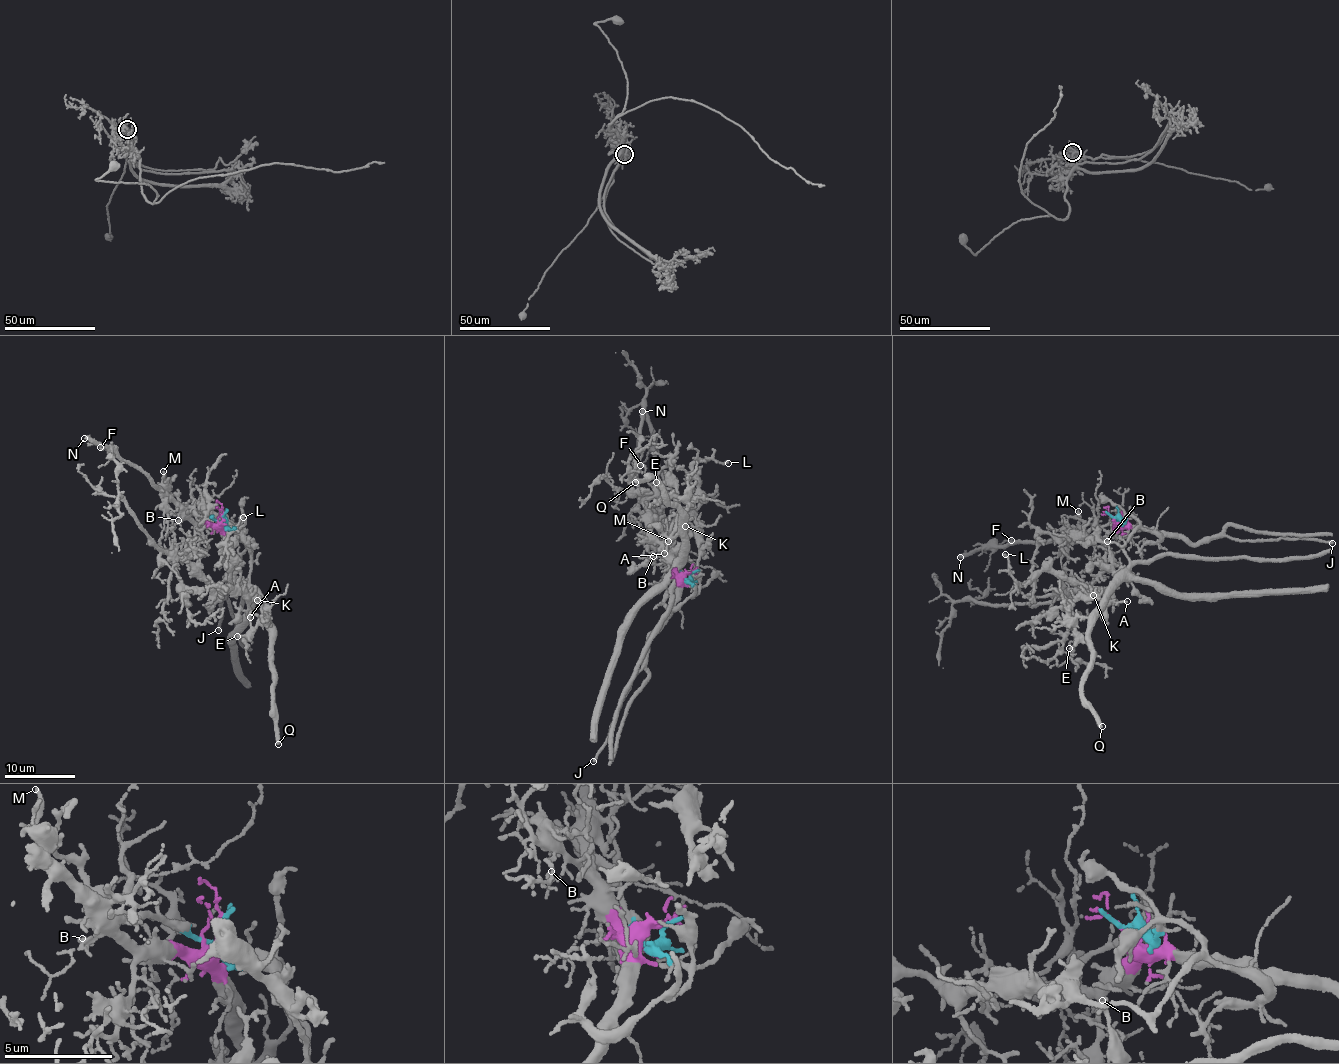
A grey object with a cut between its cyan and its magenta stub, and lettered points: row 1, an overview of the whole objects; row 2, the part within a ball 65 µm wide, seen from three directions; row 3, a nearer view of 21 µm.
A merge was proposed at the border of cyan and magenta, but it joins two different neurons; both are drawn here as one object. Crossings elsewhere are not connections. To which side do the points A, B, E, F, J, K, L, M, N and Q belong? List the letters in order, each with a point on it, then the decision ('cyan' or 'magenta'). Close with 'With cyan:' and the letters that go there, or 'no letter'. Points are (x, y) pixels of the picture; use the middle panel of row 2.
A: place (664, 553); cyan
B: place (653, 556); magenta
E: place (656, 482); cyan
F: place (640, 465); magenta
J: place (593, 761); magenta
K: place (685, 526); cyan
L: place (728, 463); cyan
M: place (668, 541); magenta
N: place (642, 411); magenta
Q: place (635, 482); cyan
With cyan: A, E, K, L, Q

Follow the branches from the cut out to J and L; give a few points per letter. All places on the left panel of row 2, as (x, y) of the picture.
J: (222, 516), (220, 526), (232, 560), (218, 630)
L: (224, 516), (227, 525), (244, 529), (250, 562), (249, 579), (229, 587), (231, 546), (221, 543), (243, 517)

